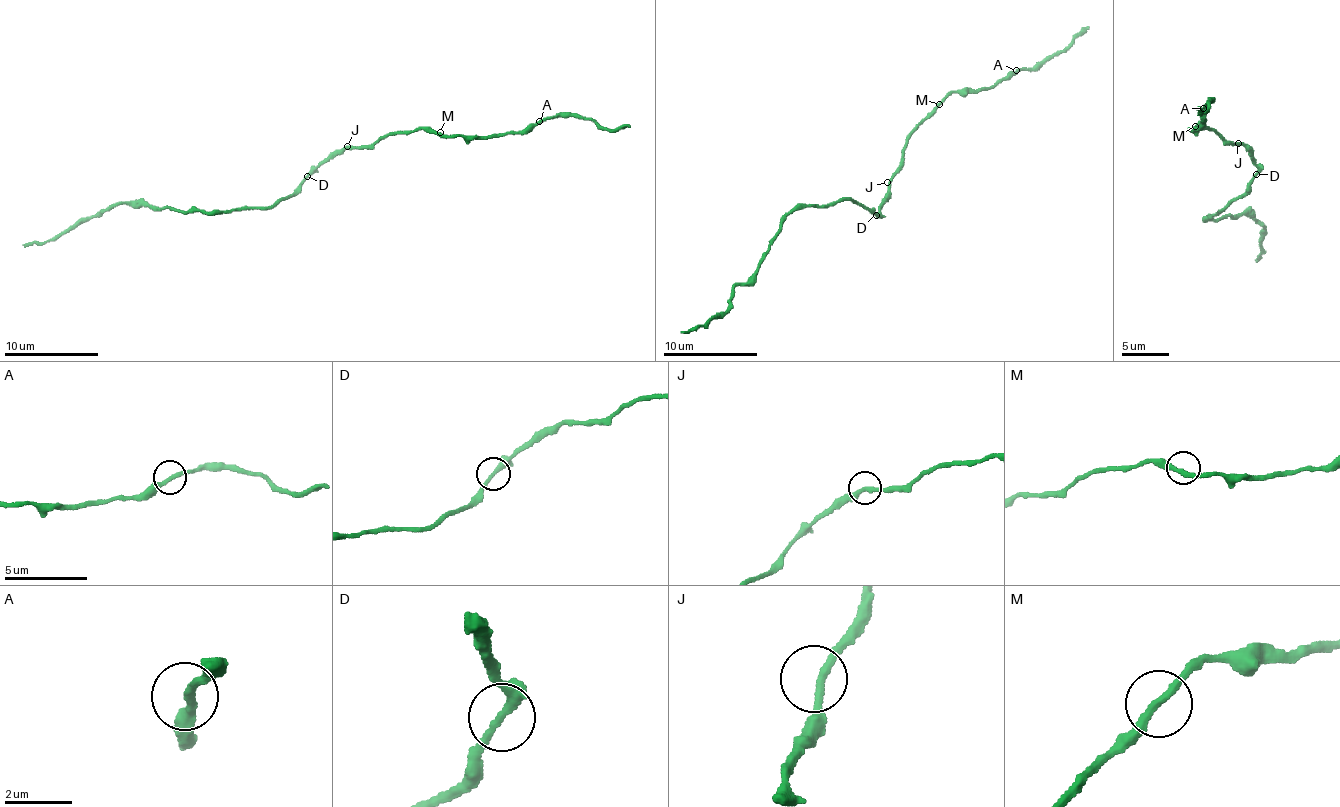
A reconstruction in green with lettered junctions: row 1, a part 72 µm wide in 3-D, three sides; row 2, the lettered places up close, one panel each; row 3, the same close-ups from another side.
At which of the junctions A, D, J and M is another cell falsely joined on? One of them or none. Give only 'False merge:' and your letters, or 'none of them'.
False merge: none of them

